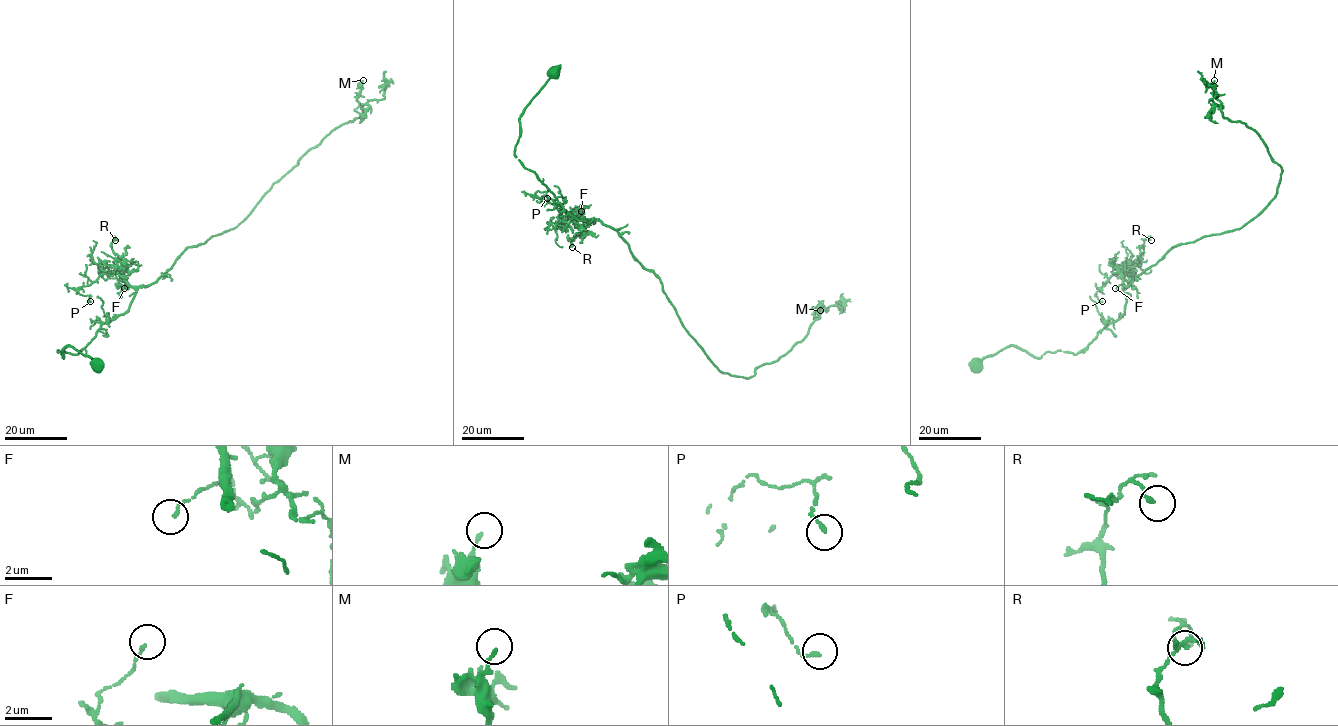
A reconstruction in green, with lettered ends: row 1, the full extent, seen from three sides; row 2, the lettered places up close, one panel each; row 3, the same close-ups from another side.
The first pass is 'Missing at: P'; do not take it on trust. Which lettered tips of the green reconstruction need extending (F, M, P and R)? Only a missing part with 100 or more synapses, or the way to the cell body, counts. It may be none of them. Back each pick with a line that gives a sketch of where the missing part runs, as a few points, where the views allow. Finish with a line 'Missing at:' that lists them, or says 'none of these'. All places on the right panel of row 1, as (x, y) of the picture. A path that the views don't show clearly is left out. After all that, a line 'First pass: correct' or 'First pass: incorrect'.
Missing at: none of these
First pass: incorrect

